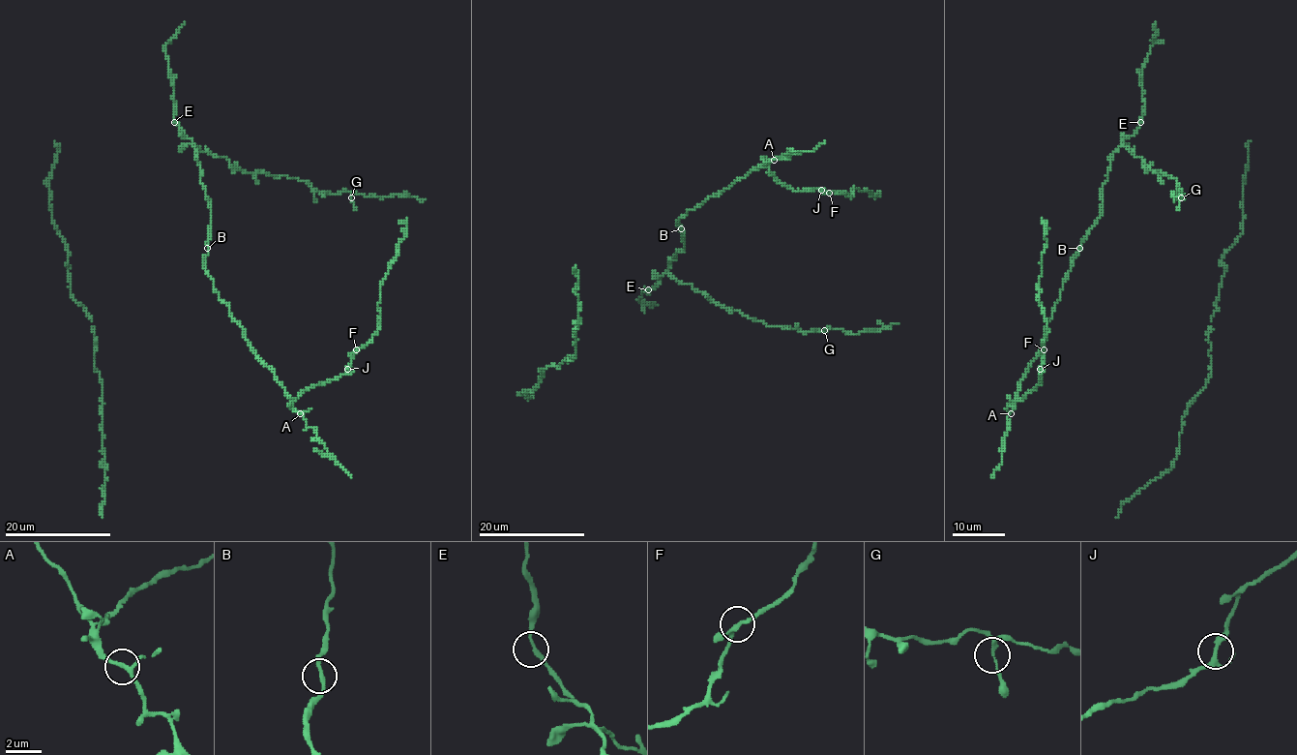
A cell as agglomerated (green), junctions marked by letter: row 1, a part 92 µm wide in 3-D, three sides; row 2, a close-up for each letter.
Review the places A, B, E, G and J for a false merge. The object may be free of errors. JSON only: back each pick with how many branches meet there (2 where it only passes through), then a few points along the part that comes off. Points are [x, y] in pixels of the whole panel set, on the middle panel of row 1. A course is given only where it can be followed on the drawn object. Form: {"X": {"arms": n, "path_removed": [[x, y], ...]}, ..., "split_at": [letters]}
{"split_at": []}

